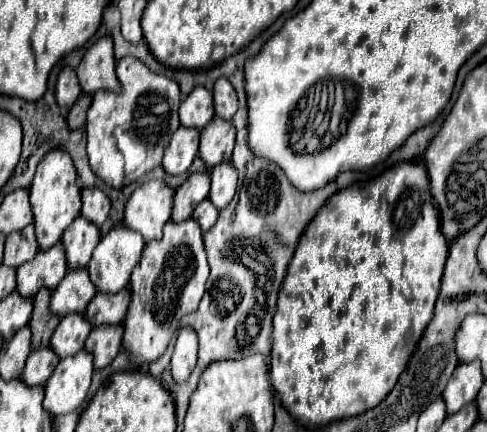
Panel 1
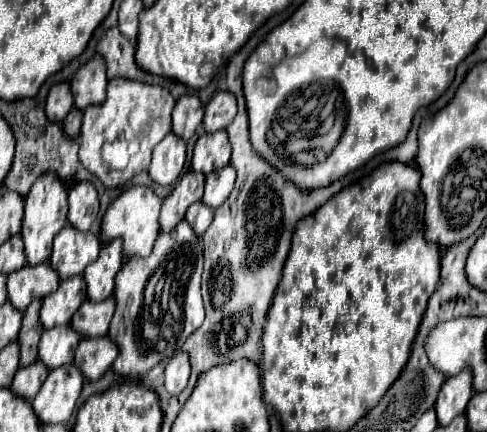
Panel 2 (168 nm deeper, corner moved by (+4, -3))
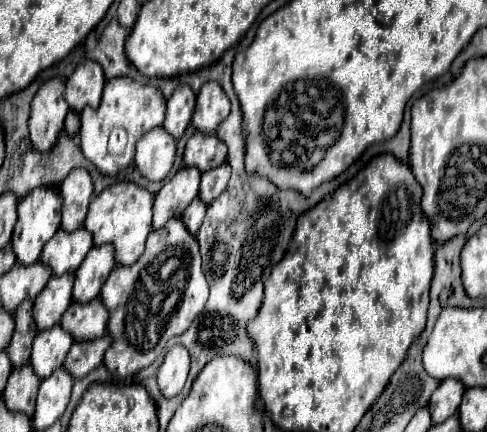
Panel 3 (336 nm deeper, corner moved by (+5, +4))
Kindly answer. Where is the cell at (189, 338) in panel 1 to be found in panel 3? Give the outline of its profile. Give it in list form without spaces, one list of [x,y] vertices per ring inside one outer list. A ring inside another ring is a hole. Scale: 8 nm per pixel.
[[[172,346],[158,370],[158,388],[162,392],[162,396],[172,398],[176,396],[186,382],[188,376],[188,368],[190,368],[190,356],[186,348],[180,346]]]

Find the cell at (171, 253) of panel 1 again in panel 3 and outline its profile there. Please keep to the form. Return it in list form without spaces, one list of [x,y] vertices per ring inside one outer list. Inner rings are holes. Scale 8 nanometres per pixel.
[[[172,218],[160,232],[150,232],[140,260],[110,272],[100,300],[110,314],[106,332],[112,338],[104,366],[118,378],[130,378],[150,366],[166,350],[170,338],[184,334],[208,300],[208,280],[200,266],[198,244],[182,220]]]

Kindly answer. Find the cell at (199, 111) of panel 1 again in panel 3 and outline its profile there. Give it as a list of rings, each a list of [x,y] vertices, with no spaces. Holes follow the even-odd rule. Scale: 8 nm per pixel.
[[[180,84],[170,96],[166,106],[166,120],[162,126],[174,140],[178,140],[184,134],[186,126],[190,124],[194,104],[196,104],[196,94],[186,84]]]

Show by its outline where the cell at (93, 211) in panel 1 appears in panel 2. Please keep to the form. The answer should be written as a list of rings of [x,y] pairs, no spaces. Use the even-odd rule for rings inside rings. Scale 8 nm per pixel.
[[[77,183],[69,189],[69,223],[81,231],[89,231],[99,215],[97,191],[91,183]]]

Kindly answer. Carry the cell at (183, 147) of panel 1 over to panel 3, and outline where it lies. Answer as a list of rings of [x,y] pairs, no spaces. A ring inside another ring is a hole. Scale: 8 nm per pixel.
[[[162,128],[144,134],[136,144],[134,164],[148,180],[164,180],[172,168],[176,142]]]

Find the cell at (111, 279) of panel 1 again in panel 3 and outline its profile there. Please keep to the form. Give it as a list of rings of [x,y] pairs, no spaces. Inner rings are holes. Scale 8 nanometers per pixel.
[[[94,246],[80,268],[76,270],[76,280],[74,280],[74,290],[72,290],[72,300],[86,304],[94,298],[100,296],[100,284],[108,278],[108,272],[116,266],[114,256],[112,256],[112,246]]]

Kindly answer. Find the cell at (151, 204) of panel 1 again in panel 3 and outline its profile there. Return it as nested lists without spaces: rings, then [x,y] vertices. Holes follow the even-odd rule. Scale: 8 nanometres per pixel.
[[[116,182],[108,186],[102,194],[92,198],[84,220],[84,228],[92,234],[94,246],[112,244],[116,264],[130,266],[142,256],[146,236],[152,230],[152,202],[154,196],[148,190],[132,182]]]

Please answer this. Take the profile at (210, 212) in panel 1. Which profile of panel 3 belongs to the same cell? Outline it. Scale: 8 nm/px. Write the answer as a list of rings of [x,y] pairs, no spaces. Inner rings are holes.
[[[194,198],[190,202],[190,206],[182,214],[182,222],[184,222],[184,226],[186,226],[186,230],[190,234],[196,234],[198,232],[200,224],[204,220],[204,214],[206,214],[206,204],[200,198]]]

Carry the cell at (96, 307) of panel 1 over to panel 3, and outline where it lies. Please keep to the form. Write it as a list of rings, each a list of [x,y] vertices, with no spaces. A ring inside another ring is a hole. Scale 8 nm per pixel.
[[[92,300],[88,304],[72,302],[64,312],[60,326],[74,340],[96,340],[104,336],[104,308],[100,300]]]

